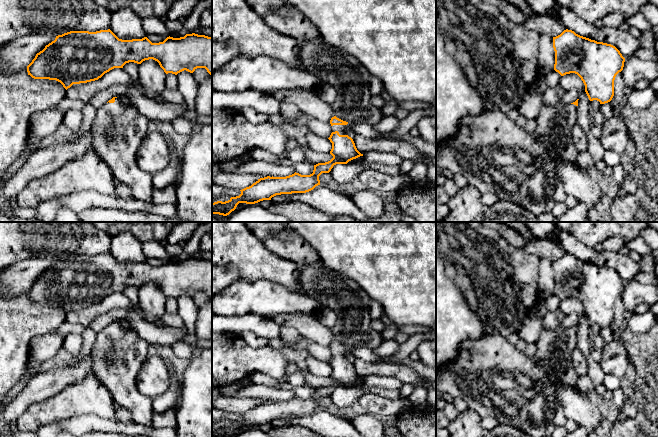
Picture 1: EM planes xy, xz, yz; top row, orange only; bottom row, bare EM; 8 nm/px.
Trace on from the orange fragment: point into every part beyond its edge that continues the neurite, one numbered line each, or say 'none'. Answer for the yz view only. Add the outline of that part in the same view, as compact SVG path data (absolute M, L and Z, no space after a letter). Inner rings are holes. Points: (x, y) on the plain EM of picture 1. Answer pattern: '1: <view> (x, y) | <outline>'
1: yz (555, 347) | M561 325L555 330L542 327L539 338L535 345L537 348L536 360L541 361L547 370L562 384L576 388L579 376L572 362L572 353L577 346L577 330L574 328L564 328Z

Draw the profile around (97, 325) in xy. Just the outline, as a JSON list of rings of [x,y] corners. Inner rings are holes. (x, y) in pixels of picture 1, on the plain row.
[[[128,309],[112,310],[94,319],[91,322],[89,329],[98,334],[113,321],[128,320],[132,312],[133,311]]]

